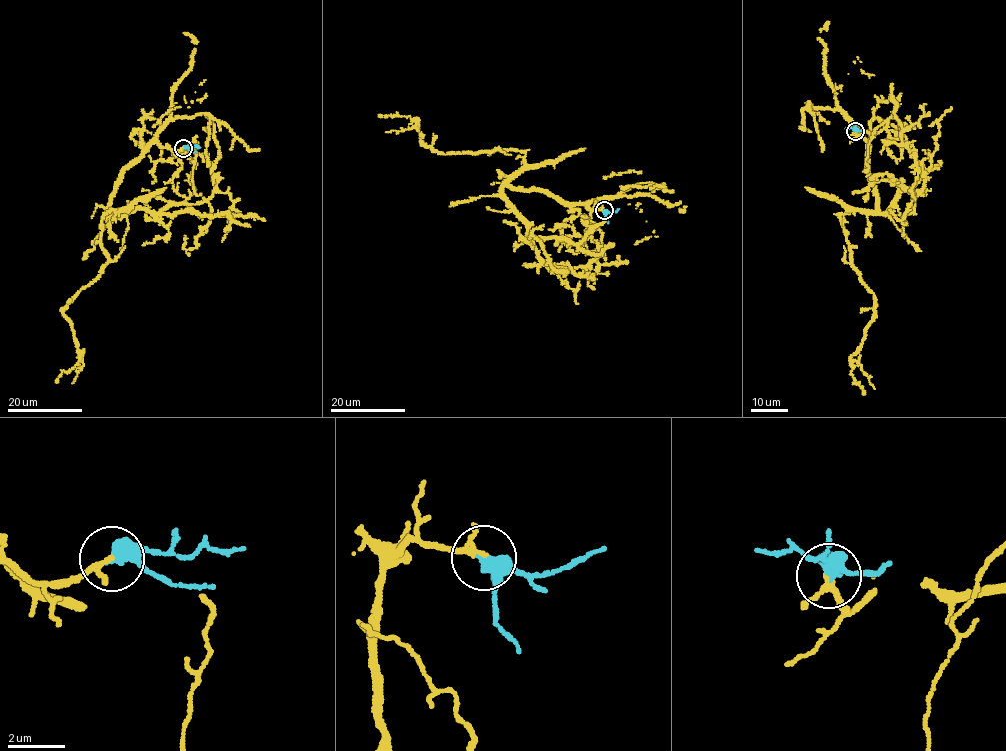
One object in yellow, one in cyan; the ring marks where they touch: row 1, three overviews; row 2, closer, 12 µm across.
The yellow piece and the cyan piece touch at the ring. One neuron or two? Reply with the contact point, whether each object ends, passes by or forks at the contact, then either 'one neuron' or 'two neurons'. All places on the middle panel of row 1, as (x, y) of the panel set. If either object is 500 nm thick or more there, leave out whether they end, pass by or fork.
place (604, 210); yellow passes by; cyan passes by; one neuron

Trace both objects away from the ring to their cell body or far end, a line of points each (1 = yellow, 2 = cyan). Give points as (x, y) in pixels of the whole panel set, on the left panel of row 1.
1: (183, 148), (152, 141), (125, 170), (103, 218), (107, 262), (63, 313), (79, 362), (56, 382)
2: (183, 148), (200, 147)

